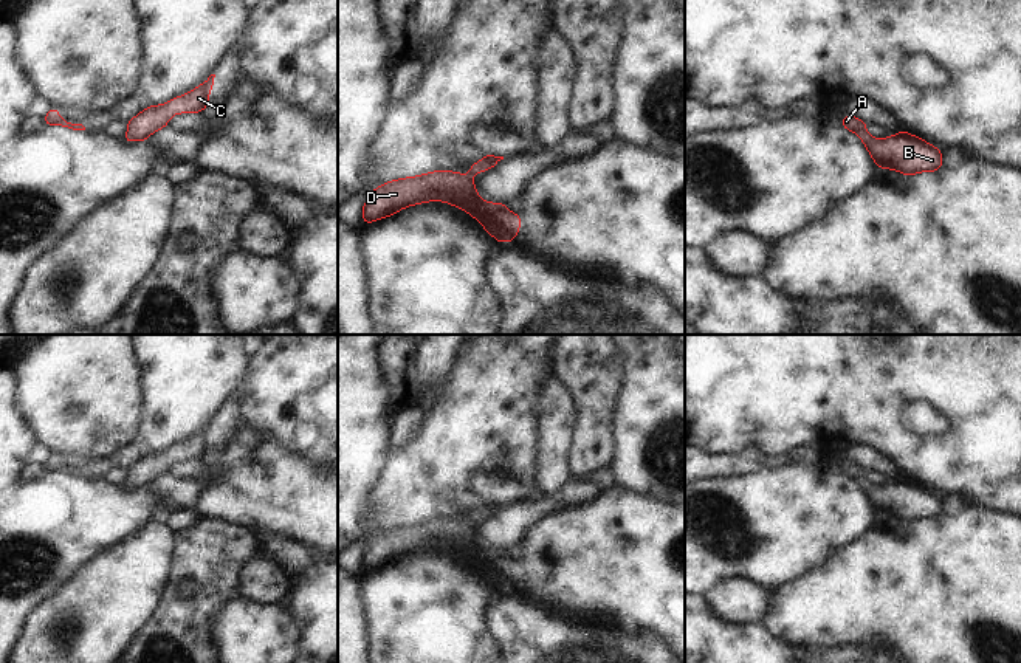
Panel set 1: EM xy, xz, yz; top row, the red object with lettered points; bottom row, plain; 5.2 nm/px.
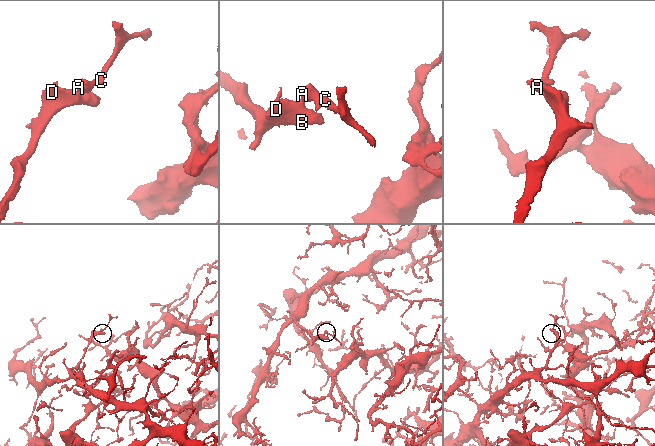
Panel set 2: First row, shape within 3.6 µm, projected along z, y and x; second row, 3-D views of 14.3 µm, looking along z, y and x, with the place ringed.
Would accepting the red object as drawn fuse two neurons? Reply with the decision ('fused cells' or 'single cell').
single cell

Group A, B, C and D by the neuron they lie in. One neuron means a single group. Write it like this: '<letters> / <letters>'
A B C D

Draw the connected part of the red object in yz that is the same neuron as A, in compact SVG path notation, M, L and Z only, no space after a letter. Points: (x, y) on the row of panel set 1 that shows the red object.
M852 115L841 118L841 127L861 138L880 169L916 175L919 172L934 172L944 166L940 149L908 132L897 132L894 136L875 139L866 132L868 124Z

